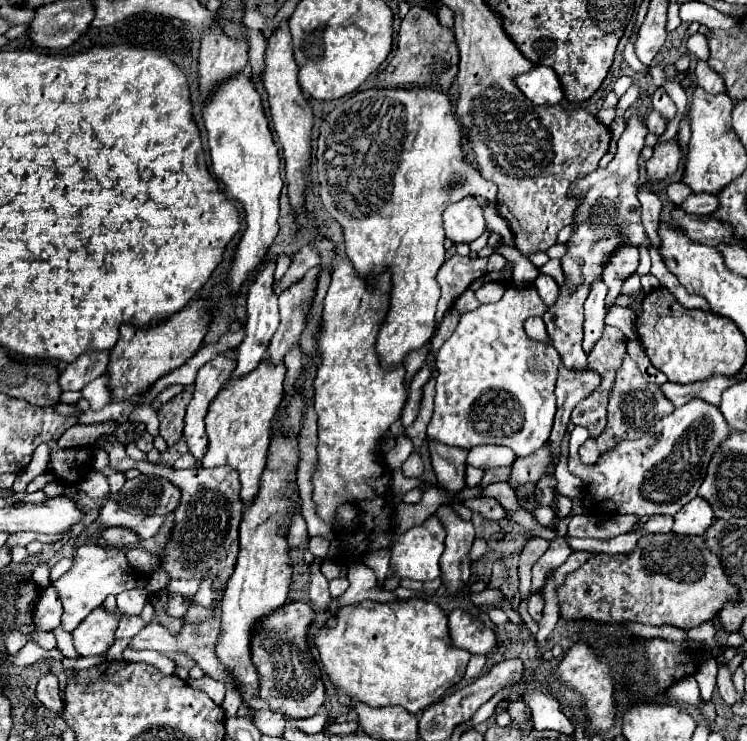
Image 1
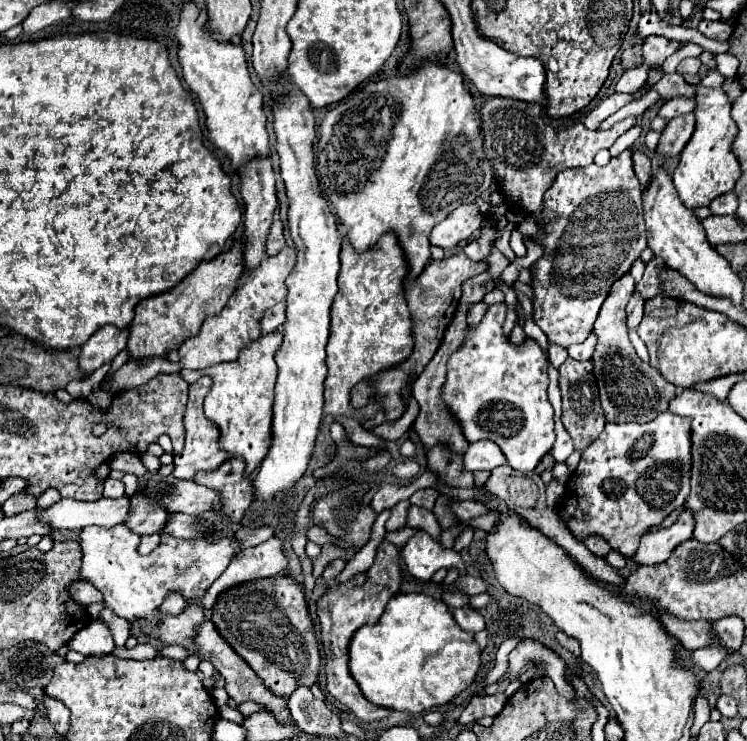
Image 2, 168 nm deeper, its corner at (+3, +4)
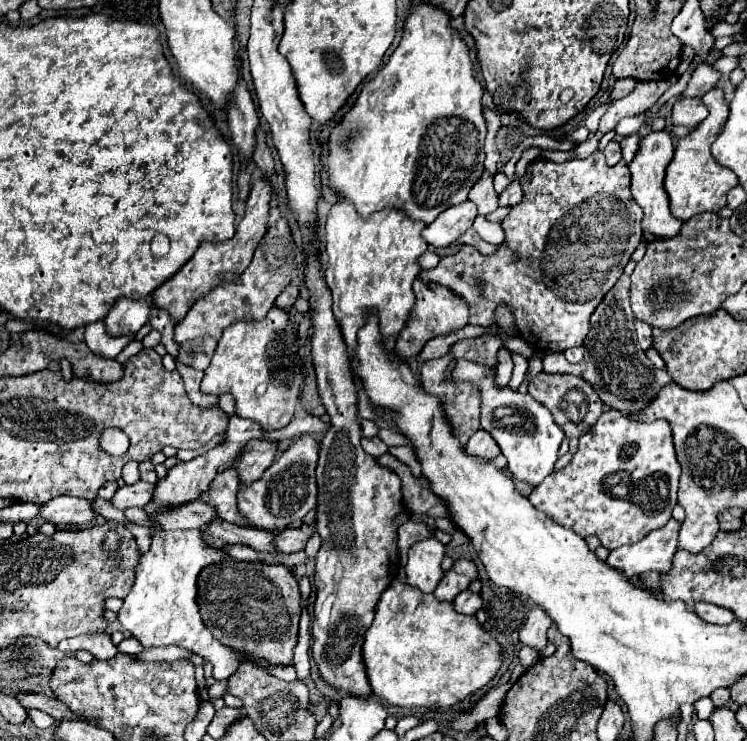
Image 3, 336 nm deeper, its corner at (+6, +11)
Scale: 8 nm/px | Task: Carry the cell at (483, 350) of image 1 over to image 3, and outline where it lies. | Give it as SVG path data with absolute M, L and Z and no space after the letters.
M459 358L451 374L453 374L453 382L465 382L479 390L481 428L487 430L499 444L503 456L507 458L509 472L519 480L539 486L543 478L547 478L553 472L553 464L559 458L557 456L559 444L565 438L563 430L555 424L549 408L537 402L531 394L521 394L519 390L511 390L511 388L497 388L495 366L485 366L467 358Z

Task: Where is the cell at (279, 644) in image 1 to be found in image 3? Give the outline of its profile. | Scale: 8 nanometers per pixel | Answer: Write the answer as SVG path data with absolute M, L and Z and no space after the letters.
M221 560L201 572L197 602L205 626L221 644L241 650L271 666L293 666L293 648L299 636L301 592L295 576L283 564Z

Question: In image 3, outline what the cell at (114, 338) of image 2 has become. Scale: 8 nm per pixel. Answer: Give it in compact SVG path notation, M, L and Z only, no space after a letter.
M117 300L117 304L105 316L105 330L109 336L129 336L135 334L151 314L149 302L133 302L133 300Z

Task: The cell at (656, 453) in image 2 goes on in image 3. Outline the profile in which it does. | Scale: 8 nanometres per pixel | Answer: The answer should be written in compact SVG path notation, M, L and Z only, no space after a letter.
M605 410L597 424L579 438L579 450L573 460L559 470L557 474L549 474L529 496L529 502L537 506L537 510L545 512L555 524L573 530L581 538L597 536L607 550L615 550L625 544L635 544L651 530L661 528L669 518L671 510L677 504L677 488L679 488L681 466L677 462L673 432L667 420L655 422L637 422L629 420L629 416L617 410Z

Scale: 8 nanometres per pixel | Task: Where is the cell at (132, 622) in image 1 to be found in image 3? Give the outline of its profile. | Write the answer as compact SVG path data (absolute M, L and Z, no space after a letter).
M301 526L299 530L285 528L285 530L281 530L281 532L273 538L273 546L277 548L277 552L283 552L283 554L297 552L297 550L303 550L303 548L305 548L305 542L309 540L311 534L313 534L313 530L307 528L307 526Z

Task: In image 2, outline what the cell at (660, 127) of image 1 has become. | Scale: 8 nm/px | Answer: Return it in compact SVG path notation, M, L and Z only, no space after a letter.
M674 97L674 99L668 99L662 107L660 107L660 117L664 119L674 119L682 113L690 113L694 111L696 107L696 99L694 97Z

